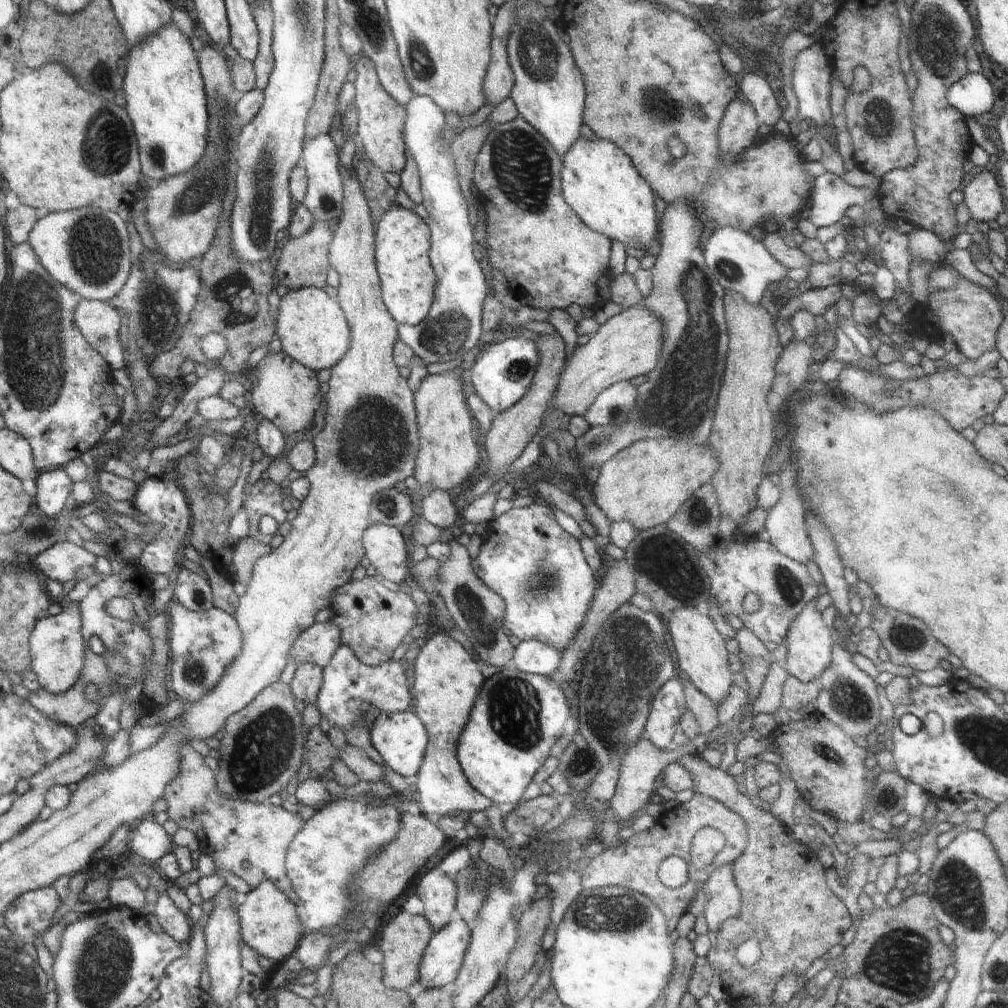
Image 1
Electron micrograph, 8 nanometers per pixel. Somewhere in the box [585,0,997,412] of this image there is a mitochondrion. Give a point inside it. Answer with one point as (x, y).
(937, 38)

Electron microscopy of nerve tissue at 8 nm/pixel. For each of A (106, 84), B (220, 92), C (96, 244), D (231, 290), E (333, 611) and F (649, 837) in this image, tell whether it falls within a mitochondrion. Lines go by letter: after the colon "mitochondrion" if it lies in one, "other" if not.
A: mitochondrion
B: mitochondrion
C: mitochondrion
D: mitochondrion
E: other
F: other

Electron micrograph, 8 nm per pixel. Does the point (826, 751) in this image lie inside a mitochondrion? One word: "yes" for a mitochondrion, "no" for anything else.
yes

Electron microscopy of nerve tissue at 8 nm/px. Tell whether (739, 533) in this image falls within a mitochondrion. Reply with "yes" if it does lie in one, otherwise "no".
no

